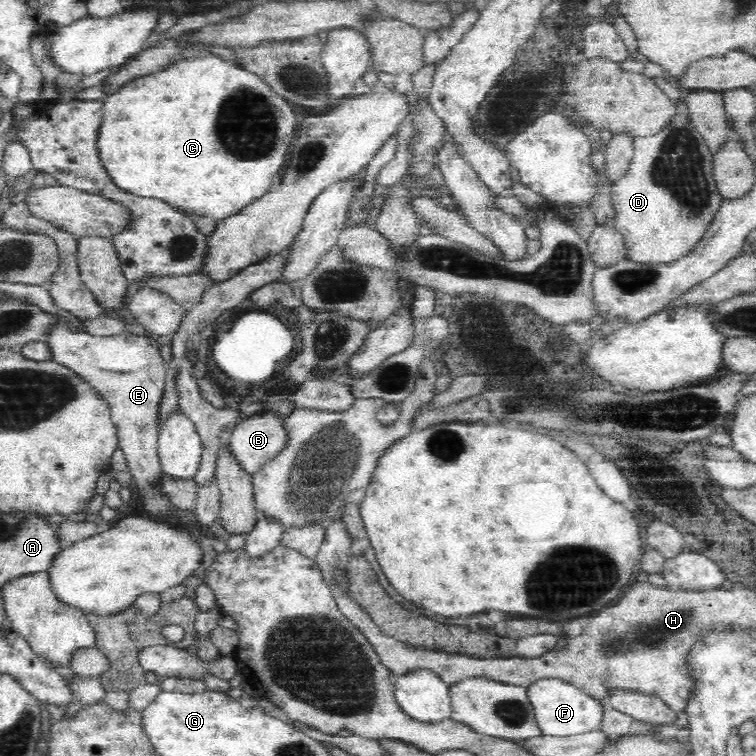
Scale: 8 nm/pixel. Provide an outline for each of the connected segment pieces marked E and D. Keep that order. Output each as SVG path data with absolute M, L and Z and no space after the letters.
M60 325L47 336L46 339L53 348L54 361L72 370L90 389L98 395L100 401L104 401L110 409L111 421L114 423L117 436L117 449L122 450L128 463L128 471L132 474L139 492L144 496L144 509L152 518L166 518L172 520L174 507L172 504L155 491L153 484L160 478L159 458L157 455L157 432L160 423L160 410L163 404L165 386L167 383L167 368L164 358L160 353L163 341L154 340L146 334L139 337L123 333L108 337L92 337L86 334L72 332L67 325Z
M675 113L663 127L653 136L632 140L628 168L611 190L611 203L617 218L615 232L623 237L625 256L639 263L669 263L686 256L700 240L722 204L713 186L713 156L689 115Z

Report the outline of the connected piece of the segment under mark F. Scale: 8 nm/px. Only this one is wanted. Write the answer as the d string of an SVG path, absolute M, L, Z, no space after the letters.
M538 680L528 687L528 696L534 709L536 722L544 735L561 737L598 730L606 711L603 702L562 680Z

